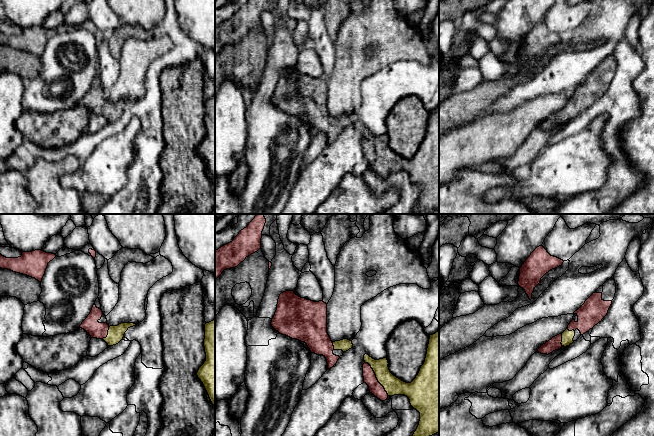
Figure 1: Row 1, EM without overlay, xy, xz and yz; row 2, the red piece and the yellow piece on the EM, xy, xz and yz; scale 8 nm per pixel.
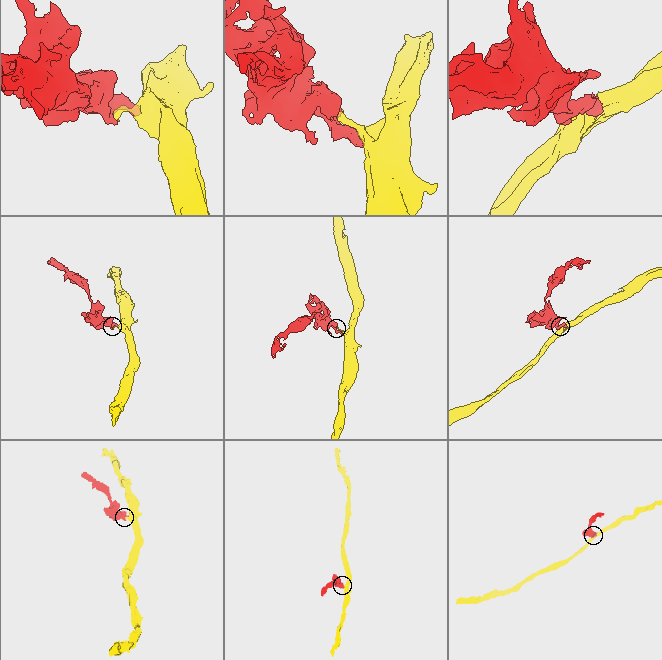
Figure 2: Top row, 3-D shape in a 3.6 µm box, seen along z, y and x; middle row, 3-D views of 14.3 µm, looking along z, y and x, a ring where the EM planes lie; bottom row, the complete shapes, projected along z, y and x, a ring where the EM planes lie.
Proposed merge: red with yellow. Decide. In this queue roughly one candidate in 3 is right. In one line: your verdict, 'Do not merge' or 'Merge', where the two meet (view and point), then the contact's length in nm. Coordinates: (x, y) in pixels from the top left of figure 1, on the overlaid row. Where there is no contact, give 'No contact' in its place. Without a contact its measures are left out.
Merge. Touches red at xz (376, 378). Shared border 320 nm

